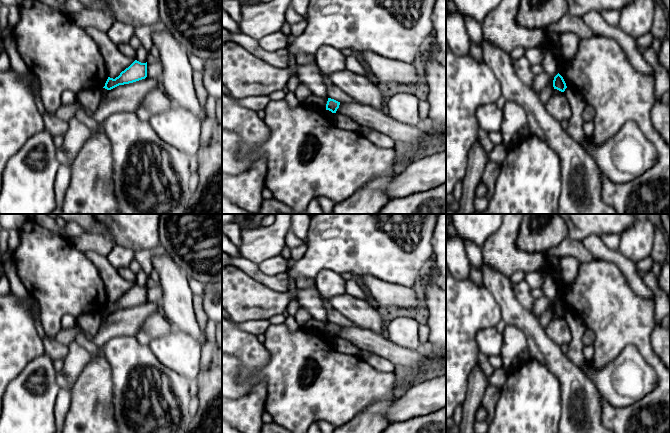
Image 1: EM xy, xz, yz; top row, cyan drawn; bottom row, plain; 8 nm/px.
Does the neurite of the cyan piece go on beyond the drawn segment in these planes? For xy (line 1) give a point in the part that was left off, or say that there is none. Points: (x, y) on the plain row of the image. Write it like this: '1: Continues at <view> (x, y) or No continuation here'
1: No continuation here

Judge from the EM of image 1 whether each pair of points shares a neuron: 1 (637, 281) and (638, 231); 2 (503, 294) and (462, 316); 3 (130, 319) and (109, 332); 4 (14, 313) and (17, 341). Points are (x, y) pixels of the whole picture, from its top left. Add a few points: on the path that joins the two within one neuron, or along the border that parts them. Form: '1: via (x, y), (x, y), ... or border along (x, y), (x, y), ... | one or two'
1: border along (617, 250), (635, 263) | two
2: border along (483, 284), (498, 303), (503, 319) | two
3: via (125, 322), (118, 323), (114, 327) | one
4: via (14, 320), (14, 334) | one

